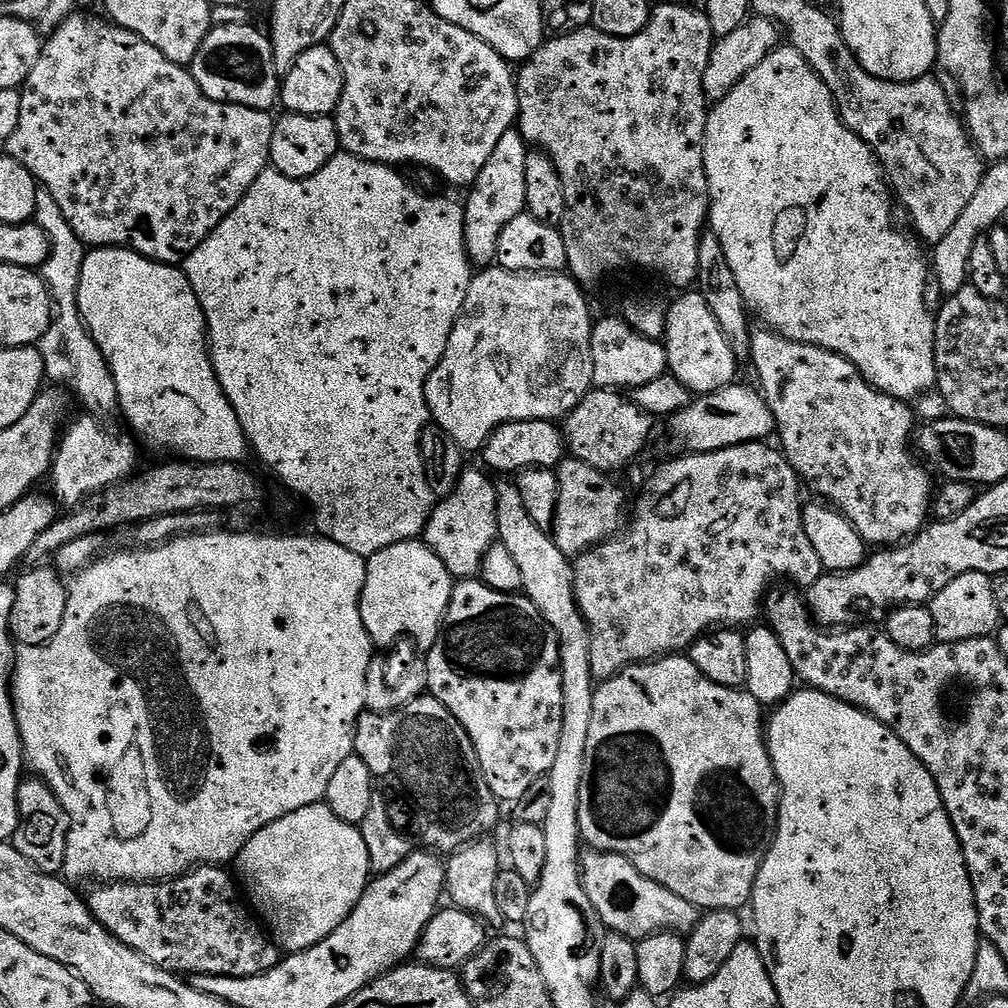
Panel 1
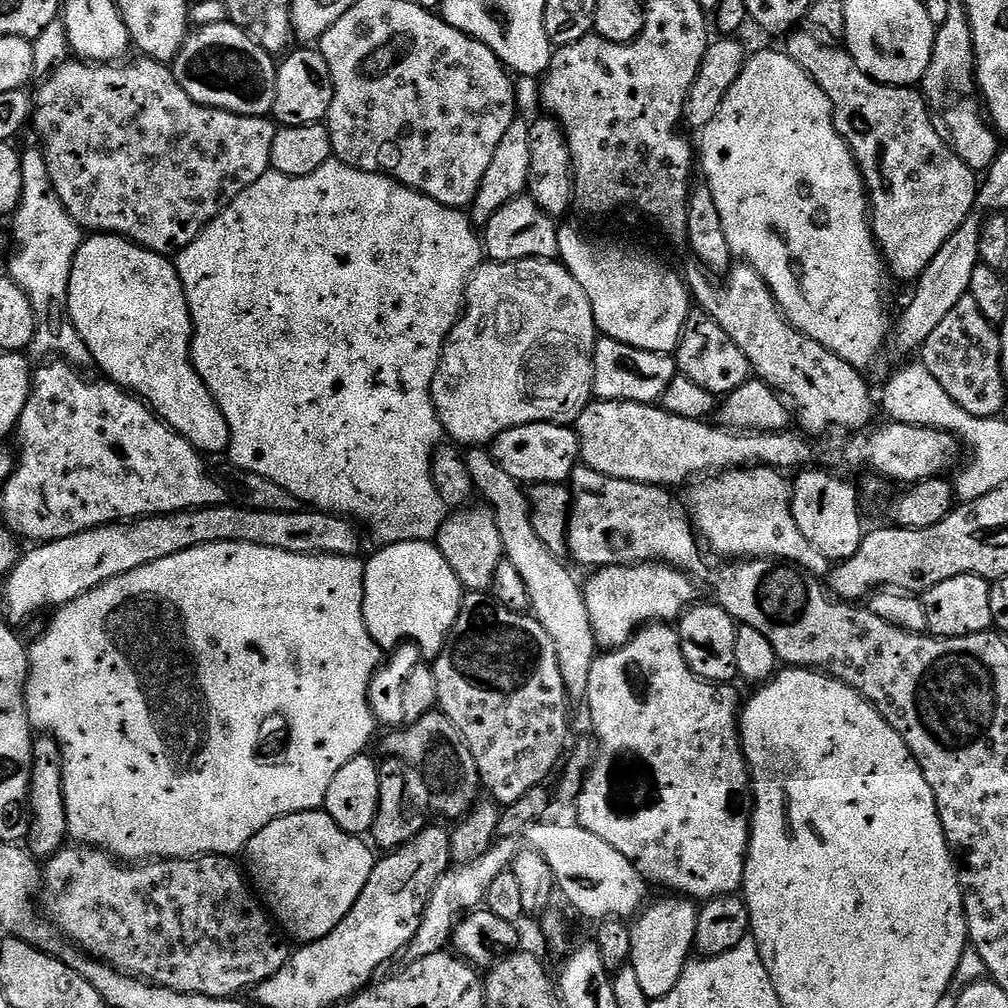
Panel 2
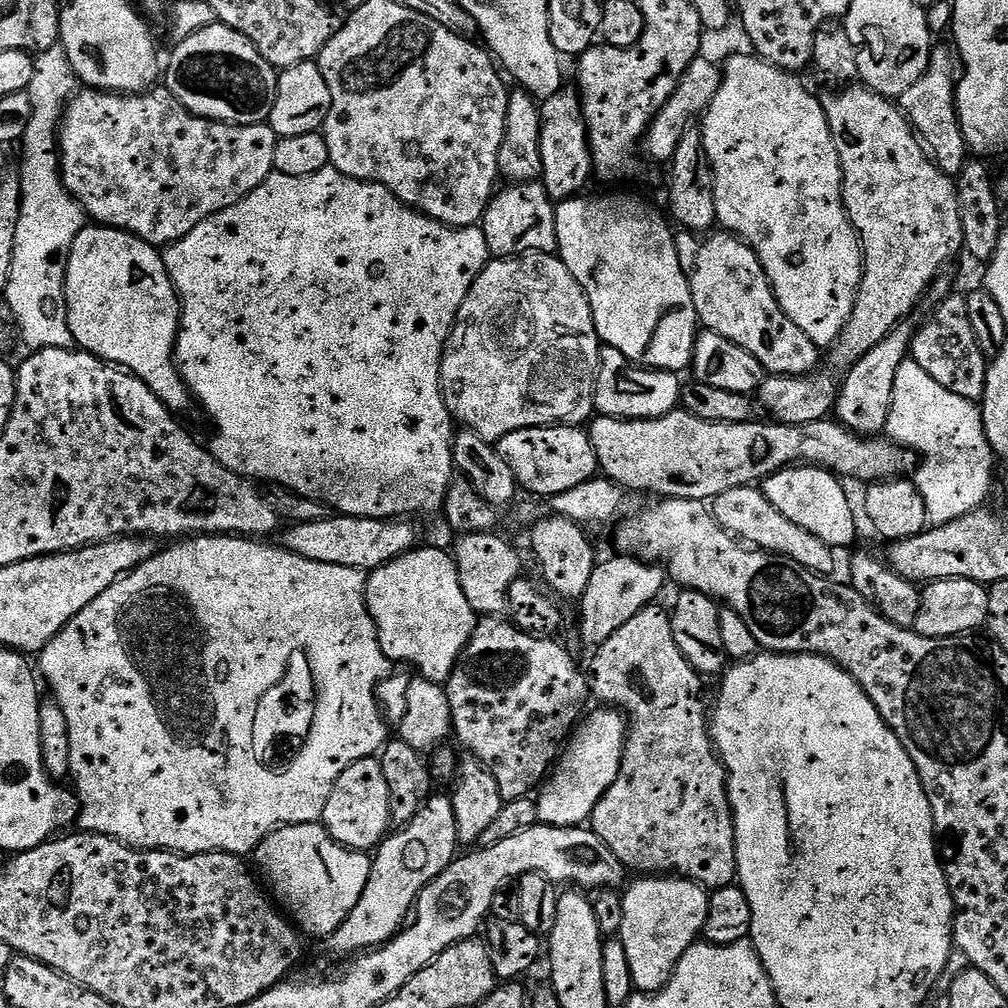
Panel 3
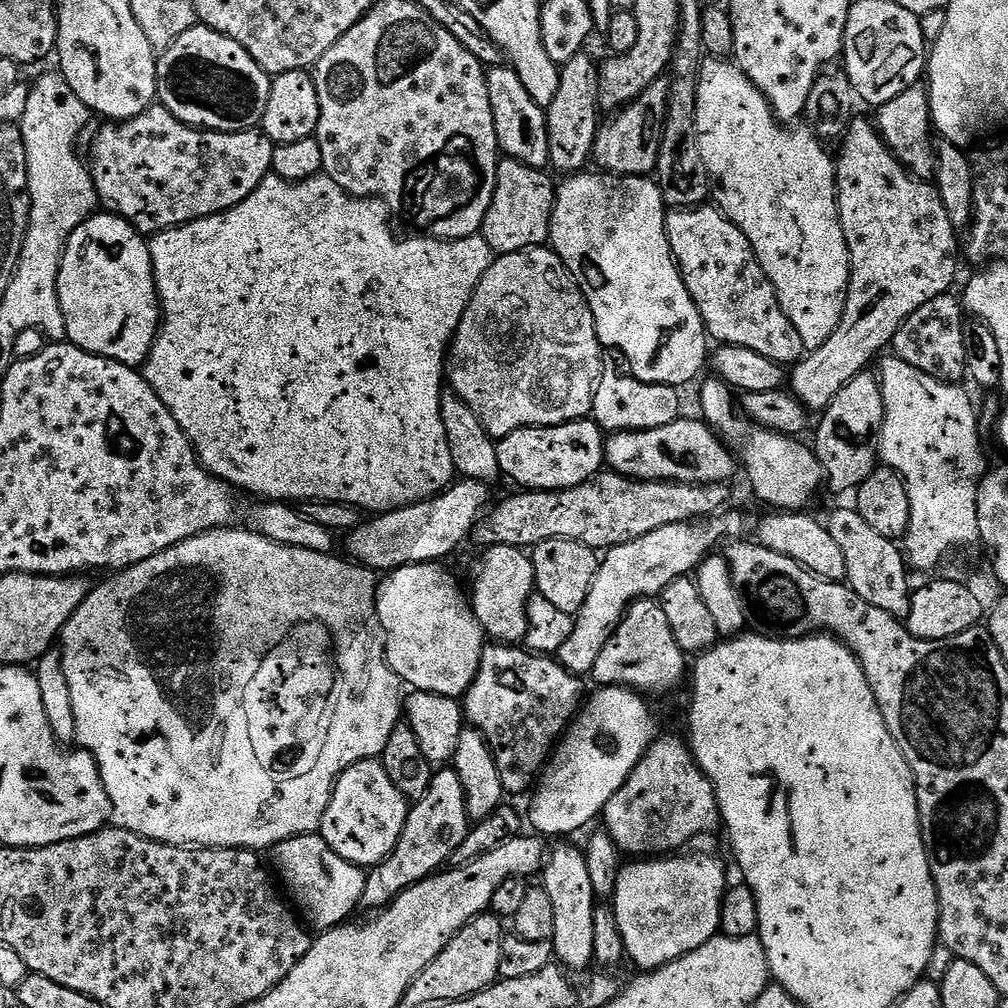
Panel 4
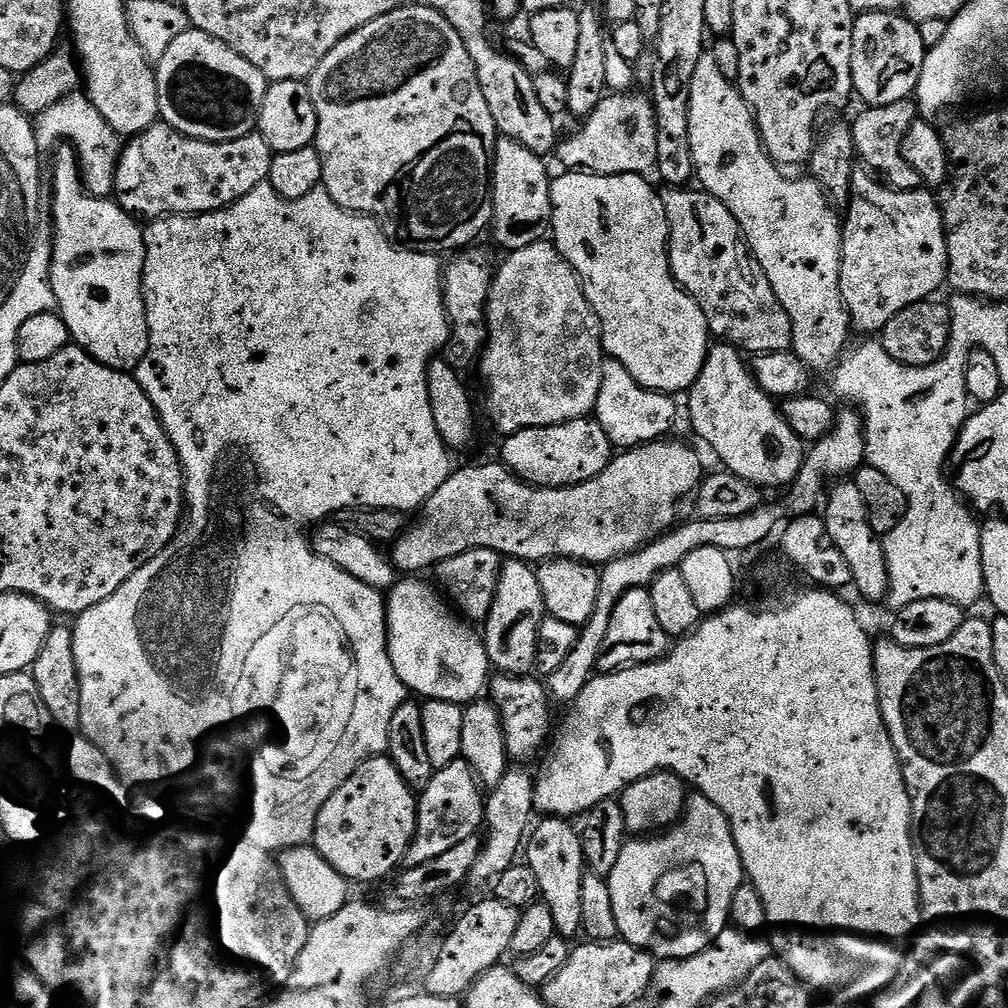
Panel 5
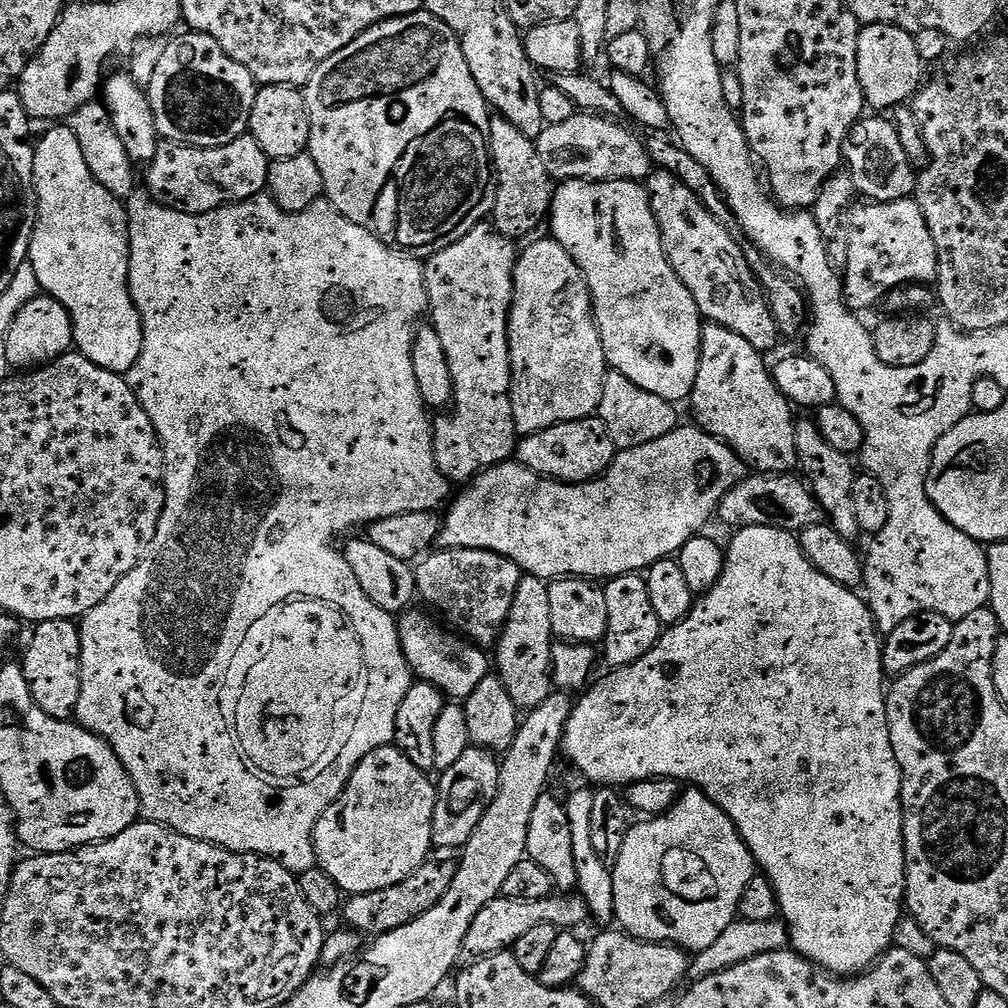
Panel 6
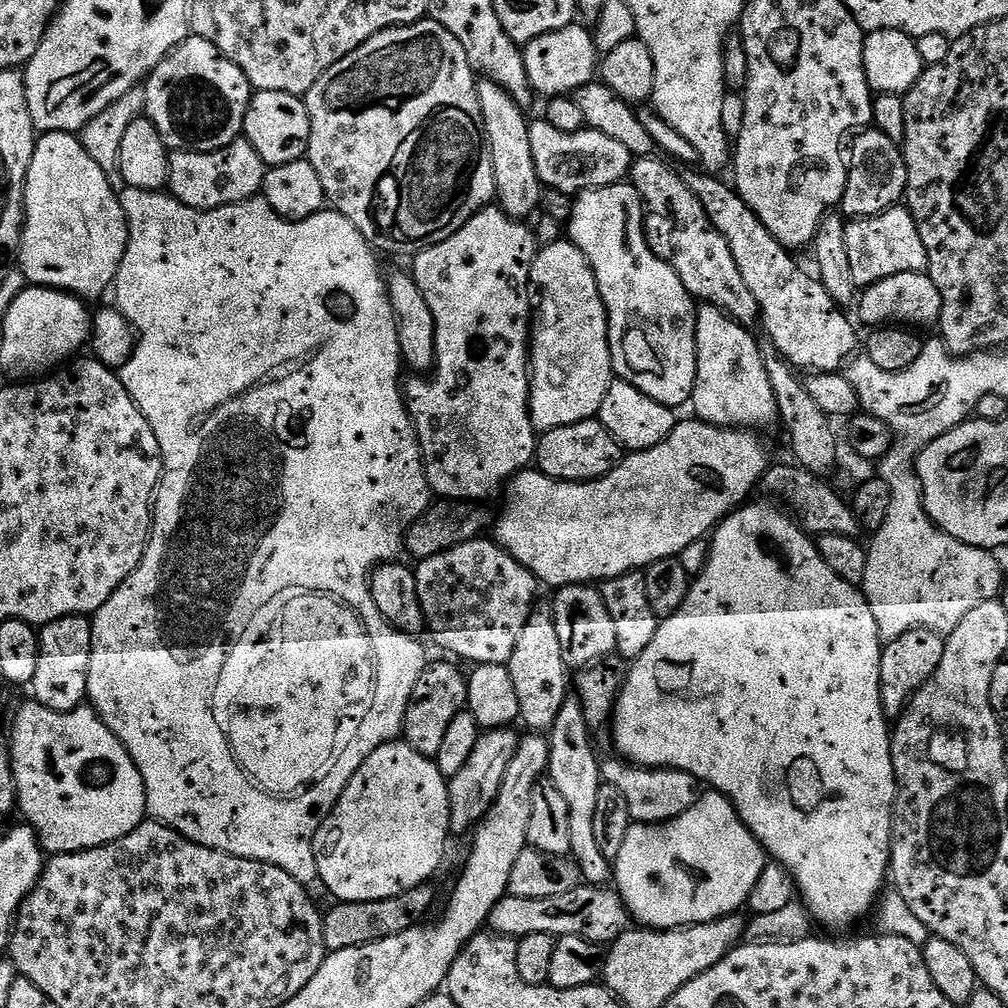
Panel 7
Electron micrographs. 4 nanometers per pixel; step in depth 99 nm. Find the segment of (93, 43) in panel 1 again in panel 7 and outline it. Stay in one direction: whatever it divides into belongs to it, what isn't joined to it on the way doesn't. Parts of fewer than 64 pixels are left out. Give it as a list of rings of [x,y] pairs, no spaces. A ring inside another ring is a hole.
[[[238,138],[217,152],[173,151],[168,158],[166,188],[178,202],[200,212],[208,212],[211,208],[230,206],[261,195],[265,171],[266,165],[258,150],[254,150],[250,141]]]

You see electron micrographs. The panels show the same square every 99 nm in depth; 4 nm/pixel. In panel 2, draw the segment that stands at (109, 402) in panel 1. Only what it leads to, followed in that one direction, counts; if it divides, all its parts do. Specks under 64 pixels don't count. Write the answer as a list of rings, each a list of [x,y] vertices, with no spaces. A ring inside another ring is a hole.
[[[39,147],[30,149],[28,153],[25,151],[20,161],[22,162],[22,198],[18,202],[16,211],[10,216],[12,220],[10,236],[14,241],[14,251],[11,253],[12,261],[9,262],[6,272],[30,298],[30,306],[36,315],[36,329],[30,345],[31,355],[44,356],[40,358],[63,358],[73,366],[80,366],[83,365],[83,360],[86,360],[86,349],[78,330],[74,330],[74,322],[68,313],[68,291],[70,270],[74,270],[74,258],[82,243],[82,229],[74,222],[74,218],[70,218],[66,206],[62,206],[58,194],[52,189],[43,151]]]

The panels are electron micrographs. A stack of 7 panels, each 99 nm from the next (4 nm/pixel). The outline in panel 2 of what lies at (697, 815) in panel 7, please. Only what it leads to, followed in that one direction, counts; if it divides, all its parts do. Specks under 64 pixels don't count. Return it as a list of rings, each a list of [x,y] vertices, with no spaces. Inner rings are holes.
[[[688,898],[668,899],[672,900],[649,903],[631,925],[630,967],[638,977],[638,983],[642,985],[642,994],[646,994],[649,1002],[670,994],[670,990],[678,986],[678,978],[682,978],[684,967],[693,955],[696,942],[697,905]]]

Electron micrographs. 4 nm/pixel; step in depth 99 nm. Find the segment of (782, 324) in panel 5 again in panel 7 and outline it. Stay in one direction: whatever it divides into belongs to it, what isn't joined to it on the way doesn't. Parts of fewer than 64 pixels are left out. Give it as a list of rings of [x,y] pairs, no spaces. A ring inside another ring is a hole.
[[[646,156],[633,163],[630,183],[638,190],[644,202],[646,215],[644,232],[648,236],[648,244],[655,256],[664,258],[670,255],[670,263],[678,274],[682,286],[697,301],[713,304],[721,308],[726,316],[731,316],[739,324],[755,325],[760,319],[760,307],[754,302],[754,294],[746,287],[738,265],[734,262],[734,254],[730,254],[730,246],[726,246],[726,238],[714,230],[706,210],[702,210],[702,202],[694,198],[690,186],[683,175],[671,168],[671,163],[663,164],[659,158]]]

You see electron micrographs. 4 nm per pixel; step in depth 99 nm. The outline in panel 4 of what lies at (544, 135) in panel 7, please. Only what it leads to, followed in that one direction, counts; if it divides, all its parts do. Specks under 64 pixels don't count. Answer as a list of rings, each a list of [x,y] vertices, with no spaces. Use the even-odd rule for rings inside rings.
[[[664,82],[650,85],[633,103],[623,105],[609,124],[607,121],[600,125],[592,151],[595,167],[617,176],[648,176],[655,173],[667,109],[668,84]]]

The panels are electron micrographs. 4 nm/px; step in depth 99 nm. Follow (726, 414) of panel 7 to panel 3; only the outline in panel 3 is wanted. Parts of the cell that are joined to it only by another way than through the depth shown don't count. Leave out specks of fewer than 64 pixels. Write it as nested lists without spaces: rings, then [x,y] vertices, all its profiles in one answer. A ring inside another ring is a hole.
[[[789,466],[763,481],[764,497],[771,502],[778,514],[786,514],[790,522],[810,530],[814,538],[822,538],[834,550],[851,549],[856,540],[856,512],[848,501],[841,477],[835,472],[815,466]]]

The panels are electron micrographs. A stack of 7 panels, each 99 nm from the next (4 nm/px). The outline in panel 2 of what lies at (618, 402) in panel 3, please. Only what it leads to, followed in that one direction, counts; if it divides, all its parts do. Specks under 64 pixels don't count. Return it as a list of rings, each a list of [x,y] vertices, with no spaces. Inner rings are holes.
[[[600,338],[594,350],[593,393],[602,400],[621,400],[639,404],[656,404],[663,401],[666,386],[678,374],[675,359],[663,352],[638,350],[617,340]]]

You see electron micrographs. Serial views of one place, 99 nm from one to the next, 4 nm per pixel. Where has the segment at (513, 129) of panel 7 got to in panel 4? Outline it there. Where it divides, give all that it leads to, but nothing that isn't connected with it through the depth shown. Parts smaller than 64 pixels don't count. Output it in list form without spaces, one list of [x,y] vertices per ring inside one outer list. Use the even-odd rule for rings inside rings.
[[[501,159],[496,165],[496,185],[490,210],[486,210],[482,235],[493,253],[505,256],[549,243],[557,185],[547,171],[526,166],[520,160]]]

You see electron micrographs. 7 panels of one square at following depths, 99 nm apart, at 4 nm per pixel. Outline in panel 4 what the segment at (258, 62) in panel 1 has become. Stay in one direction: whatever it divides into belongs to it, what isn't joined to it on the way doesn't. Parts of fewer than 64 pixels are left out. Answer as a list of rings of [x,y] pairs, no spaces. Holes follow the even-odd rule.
[[[197,26],[186,30],[159,57],[156,95],[159,103],[183,124],[209,132],[251,132],[264,122],[273,77],[246,54],[234,38]]]

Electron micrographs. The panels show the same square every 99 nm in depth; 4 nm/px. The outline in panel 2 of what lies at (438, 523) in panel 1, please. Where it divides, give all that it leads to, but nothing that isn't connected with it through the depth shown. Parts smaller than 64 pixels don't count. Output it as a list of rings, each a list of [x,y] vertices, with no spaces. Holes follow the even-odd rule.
[[[487,506],[472,507],[453,511],[445,519],[434,543],[446,558],[446,562],[450,562],[454,574],[460,579],[461,589],[468,592],[487,593],[494,582],[494,572],[505,560],[502,534],[498,534],[494,514]]]

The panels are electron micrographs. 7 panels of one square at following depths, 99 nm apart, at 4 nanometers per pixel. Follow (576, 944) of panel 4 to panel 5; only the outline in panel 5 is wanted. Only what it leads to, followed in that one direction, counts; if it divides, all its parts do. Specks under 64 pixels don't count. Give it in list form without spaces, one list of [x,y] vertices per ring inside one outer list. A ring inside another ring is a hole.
[[[549,815],[541,820],[544,821],[531,829],[526,844],[526,862],[538,877],[543,903],[547,904],[550,914],[554,914],[557,933],[569,938],[575,938],[576,935],[579,937],[584,926],[582,878],[586,871],[581,833],[572,829],[567,819],[558,816]]]

